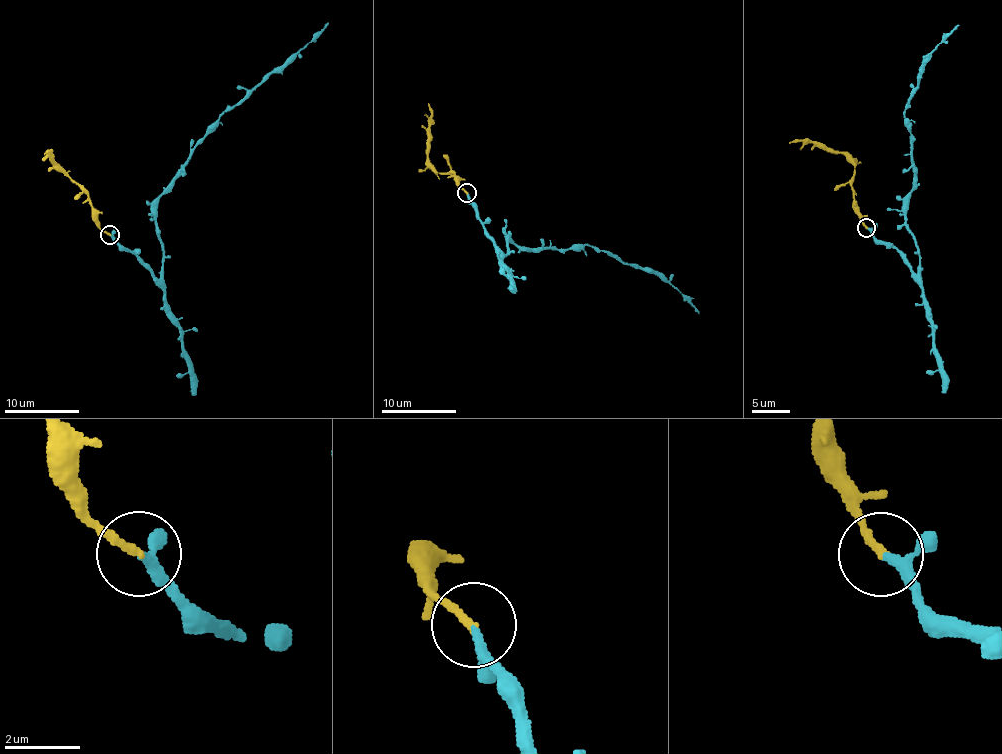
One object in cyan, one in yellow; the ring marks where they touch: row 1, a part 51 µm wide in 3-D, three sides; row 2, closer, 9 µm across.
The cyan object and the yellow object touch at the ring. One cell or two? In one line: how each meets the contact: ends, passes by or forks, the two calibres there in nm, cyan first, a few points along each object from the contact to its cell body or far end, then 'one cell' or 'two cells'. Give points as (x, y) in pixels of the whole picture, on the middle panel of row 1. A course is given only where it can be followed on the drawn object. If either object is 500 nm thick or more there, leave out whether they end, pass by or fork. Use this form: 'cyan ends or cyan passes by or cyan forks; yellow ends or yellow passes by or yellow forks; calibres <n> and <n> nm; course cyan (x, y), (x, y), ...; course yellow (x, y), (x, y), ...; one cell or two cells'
cyan passes by; yellow ends; calibres 180 and 220 nm; course cyan (466, 193), (502, 252), (508, 254), (511, 239), (524, 248), (589, 244), (623, 262), (650, 267), (698, 313); course yellow (466, 193), (458, 185), (456, 175), (437, 172), (428, 160), (432, 108), (428, 104); one cell

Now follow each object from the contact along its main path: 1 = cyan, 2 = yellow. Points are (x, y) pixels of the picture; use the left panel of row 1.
1: (109, 235), (161, 277), (163, 250), (156, 226), (156, 200), (222, 116), (328, 22)
2: (109, 235), (99, 226), (90, 198), (52, 163), (49, 152), (44, 155)

